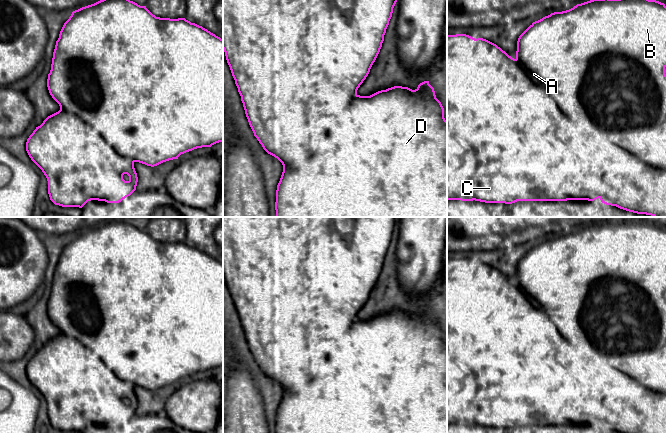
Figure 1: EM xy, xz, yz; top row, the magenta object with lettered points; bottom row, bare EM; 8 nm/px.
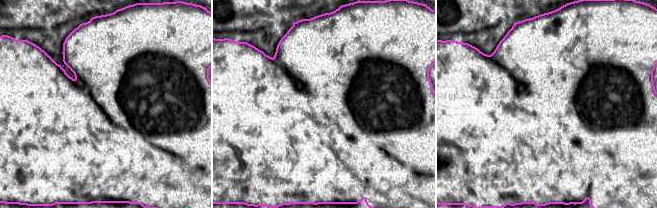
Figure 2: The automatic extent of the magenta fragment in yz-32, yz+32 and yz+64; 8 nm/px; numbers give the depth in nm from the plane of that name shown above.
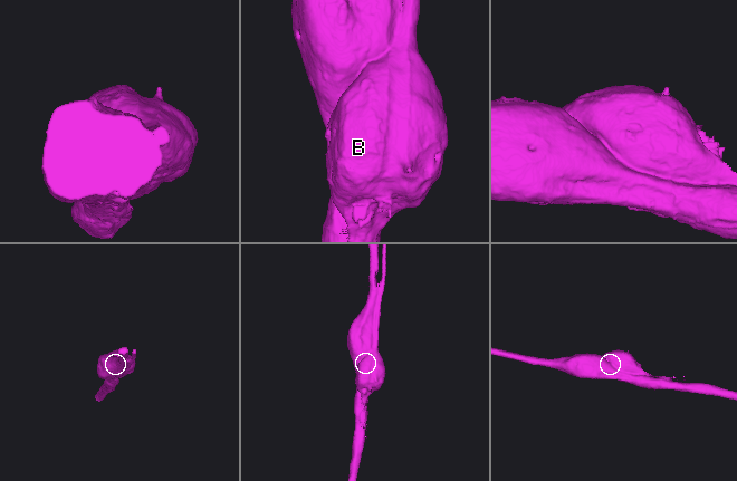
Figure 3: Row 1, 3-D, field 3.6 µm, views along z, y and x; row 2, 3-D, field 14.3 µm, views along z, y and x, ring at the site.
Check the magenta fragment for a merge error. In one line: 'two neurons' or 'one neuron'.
two neurons

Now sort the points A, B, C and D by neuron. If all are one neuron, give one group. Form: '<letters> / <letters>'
A B D / C

